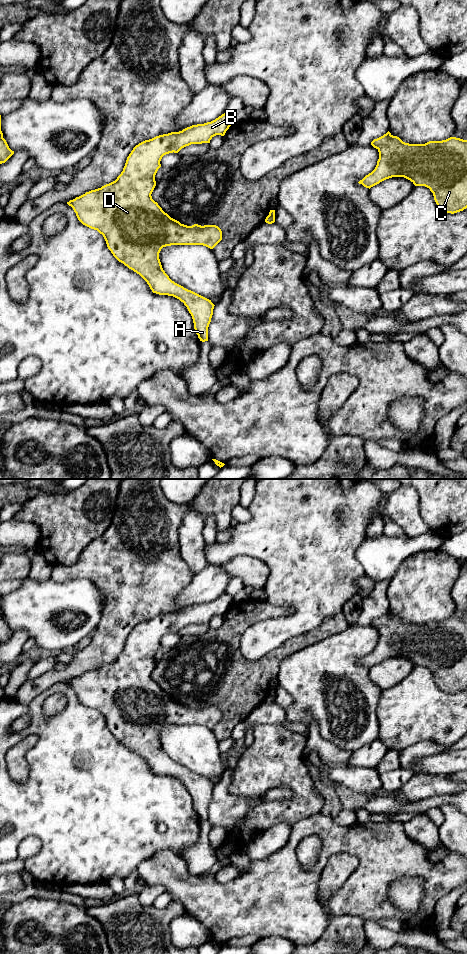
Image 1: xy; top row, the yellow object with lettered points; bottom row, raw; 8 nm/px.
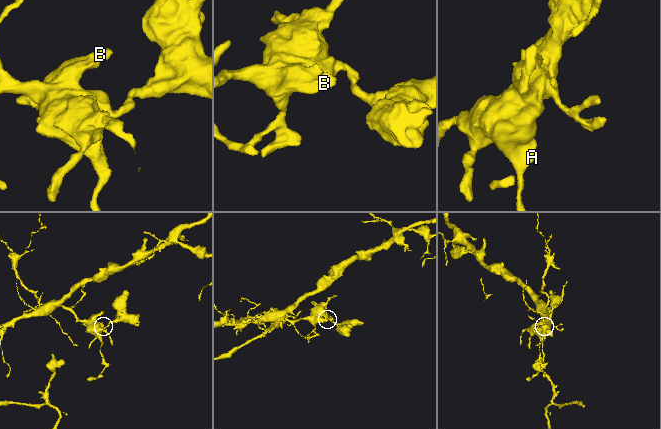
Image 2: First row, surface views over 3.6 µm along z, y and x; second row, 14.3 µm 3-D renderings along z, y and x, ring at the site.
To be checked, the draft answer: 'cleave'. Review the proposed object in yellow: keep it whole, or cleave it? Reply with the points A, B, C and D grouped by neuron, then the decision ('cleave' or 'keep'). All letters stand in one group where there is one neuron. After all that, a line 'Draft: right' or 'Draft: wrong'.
A B D / C; cleave
Draft: right

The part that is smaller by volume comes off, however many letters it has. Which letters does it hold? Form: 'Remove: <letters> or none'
Remove: C

